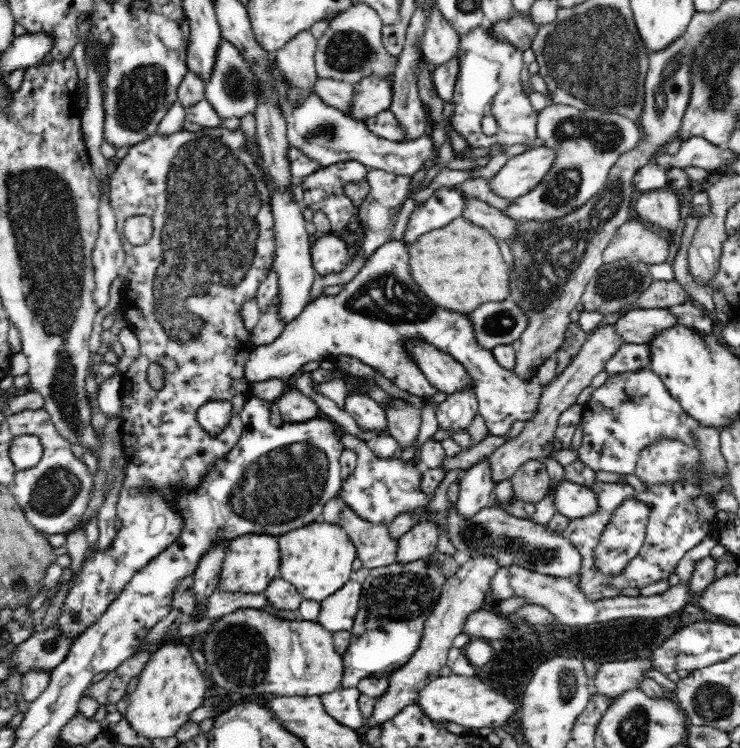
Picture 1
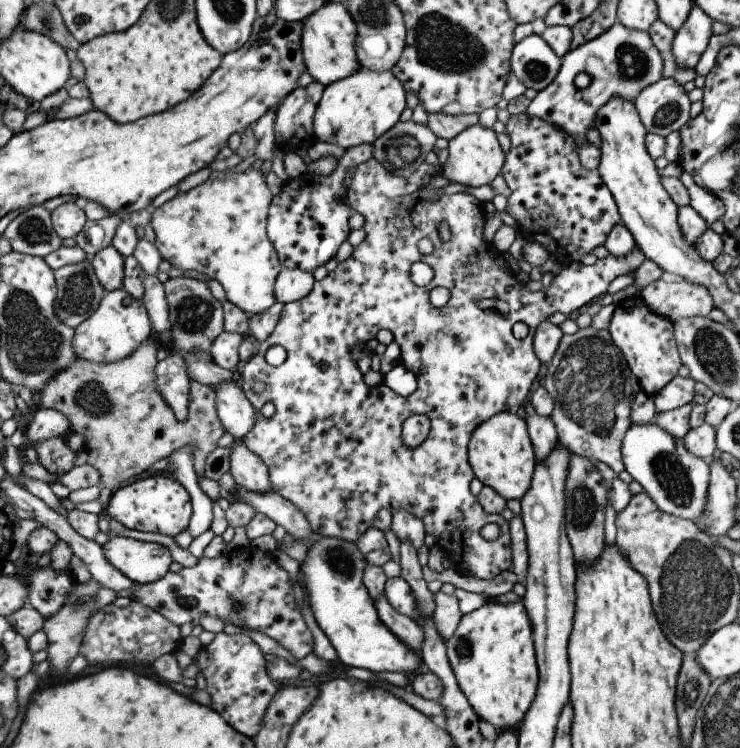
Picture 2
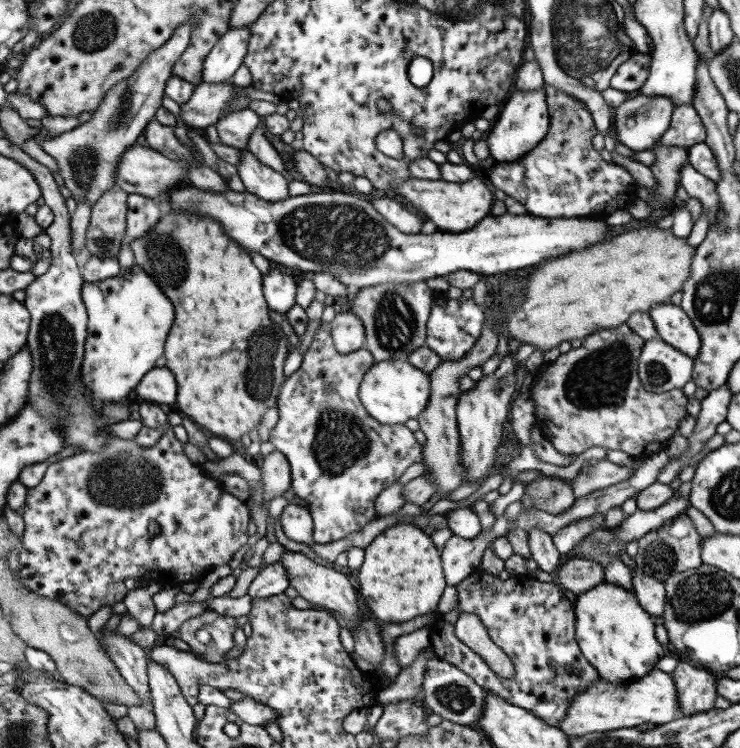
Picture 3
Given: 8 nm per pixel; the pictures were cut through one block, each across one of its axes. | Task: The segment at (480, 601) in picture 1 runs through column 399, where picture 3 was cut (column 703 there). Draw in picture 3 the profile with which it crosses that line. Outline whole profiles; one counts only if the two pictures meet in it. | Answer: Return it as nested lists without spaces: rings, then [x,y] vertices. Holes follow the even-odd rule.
[[[680,660],[671,675],[678,690],[682,717],[706,713],[714,708],[714,701],[719,695],[716,692],[716,681],[721,677],[720,674]]]

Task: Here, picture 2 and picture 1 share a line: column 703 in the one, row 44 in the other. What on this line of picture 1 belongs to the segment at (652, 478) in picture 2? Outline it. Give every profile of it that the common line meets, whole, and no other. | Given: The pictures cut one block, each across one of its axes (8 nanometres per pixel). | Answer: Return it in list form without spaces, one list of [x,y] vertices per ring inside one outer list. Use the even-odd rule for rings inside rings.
[[[483,24],[459,36],[457,51],[460,72],[452,98],[454,105],[451,117],[454,129],[466,139],[471,148],[490,147],[494,144],[512,146],[530,145],[537,137],[537,114],[525,96],[520,73],[524,67],[523,52],[491,34],[490,24]],[[492,116],[497,124],[496,133],[487,136],[482,131],[482,118]]]

